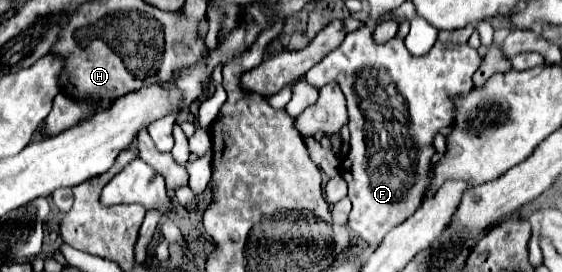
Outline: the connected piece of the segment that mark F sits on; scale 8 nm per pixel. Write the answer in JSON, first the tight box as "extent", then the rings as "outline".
{"extent":[309,27,481,247],"outline":[[[373,27],[349,33],[339,49],[331,51],[321,63],[315,65],[315,69],[309,71],[309,83],[321,89],[323,85],[335,81],[347,99],[347,127],[351,133],[351,149],[349,155],[341,161],[341,175],[349,185],[349,199],[353,203],[353,209],[349,213],[349,227],[361,239],[375,247],[377,243],[381,243],[389,227],[405,221],[421,205],[423,191],[431,179],[431,167],[425,167],[425,163],[429,163],[435,153],[433,137],[441,127],[449,127],[449,123],[453,121],[453,103],[449,97],[467,95],[473,89],[471,77],[479,69],[481,57],[477,49],[469,47],[467,43],[455,45],[441,41],[437,41],[427,55],[413,57],[409,55],[401,39],[391,39],[385,45],[377,45],[371,39],[371,33]]]}

